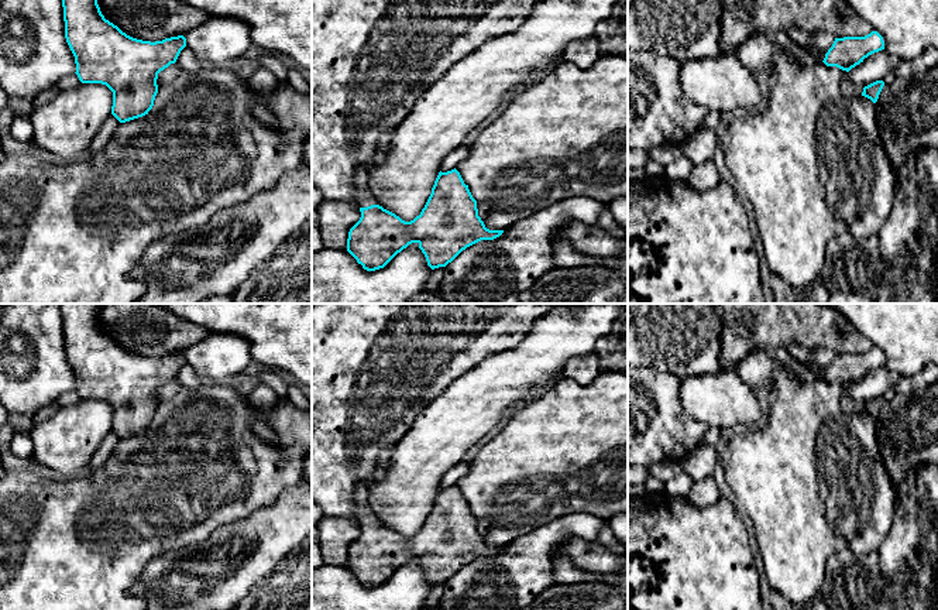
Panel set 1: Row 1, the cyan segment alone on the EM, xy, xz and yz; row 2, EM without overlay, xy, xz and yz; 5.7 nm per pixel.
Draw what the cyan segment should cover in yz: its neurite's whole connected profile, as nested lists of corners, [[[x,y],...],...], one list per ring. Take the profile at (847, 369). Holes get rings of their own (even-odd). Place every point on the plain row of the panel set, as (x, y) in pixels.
[[[872,347],[865,353],[835,354],[822,378],[827,383],[836,383],[849,388],[865,374],[882,366],[884,366],[884,357],[877,347]]]

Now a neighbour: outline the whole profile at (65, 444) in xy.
[[[80,400],[28,431],[34,462],[56,472],[61,477],[75,477],[102,441],[111,432],[113,408],[102,400]]]

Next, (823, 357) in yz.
[[[817,349],[812,352],[814,353],[814,361],[817,363],[818,367],[827,370],[828,366],[832,363],[835,353],[831,349]]]

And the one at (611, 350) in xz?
[[[618,319],[609,335],[595,345],[601,371],[621,371],[628,374],[628,321]]]

